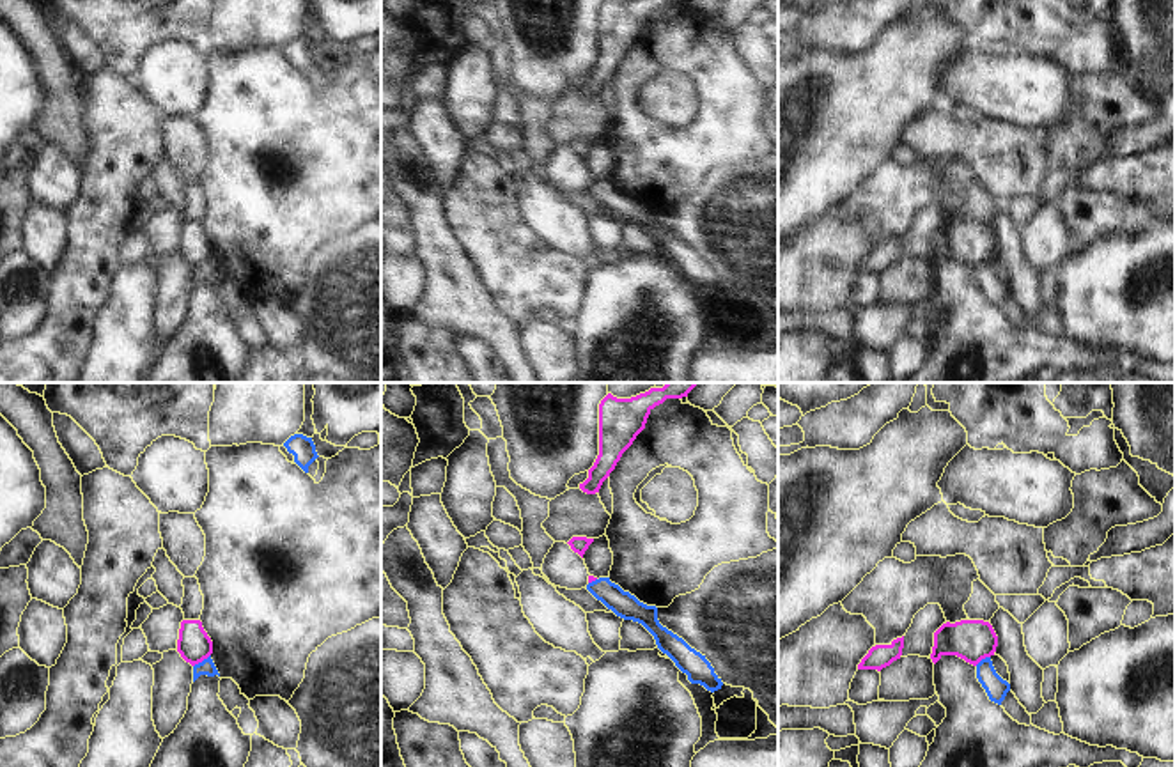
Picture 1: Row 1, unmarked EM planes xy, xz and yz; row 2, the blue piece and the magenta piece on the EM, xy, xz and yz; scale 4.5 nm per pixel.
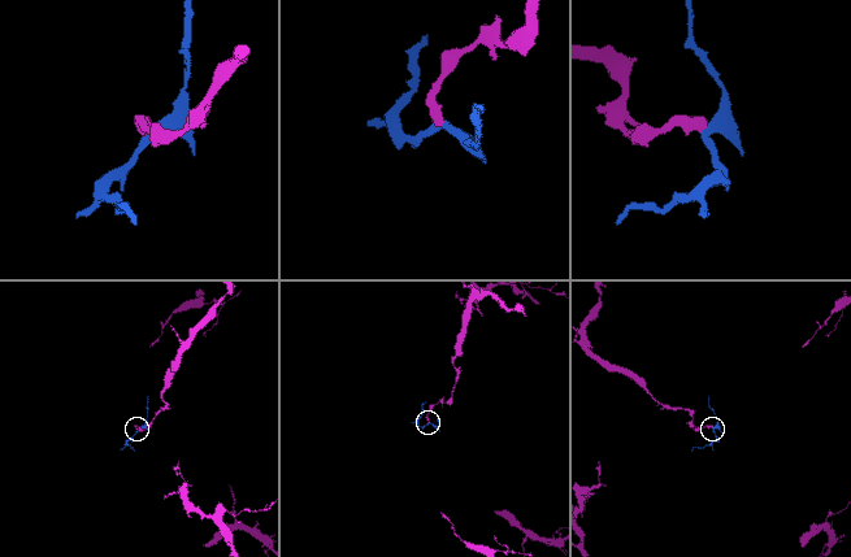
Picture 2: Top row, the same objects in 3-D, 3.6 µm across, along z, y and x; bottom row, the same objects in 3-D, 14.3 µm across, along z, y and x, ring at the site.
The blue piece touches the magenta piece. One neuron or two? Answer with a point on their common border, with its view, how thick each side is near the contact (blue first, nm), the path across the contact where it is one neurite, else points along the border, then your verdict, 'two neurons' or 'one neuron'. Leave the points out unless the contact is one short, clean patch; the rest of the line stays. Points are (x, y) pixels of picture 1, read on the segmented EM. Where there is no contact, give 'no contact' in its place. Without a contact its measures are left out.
xy (202, 661) | 70/150 nm | along xy (210, 654), (194, 666) | two neurons

